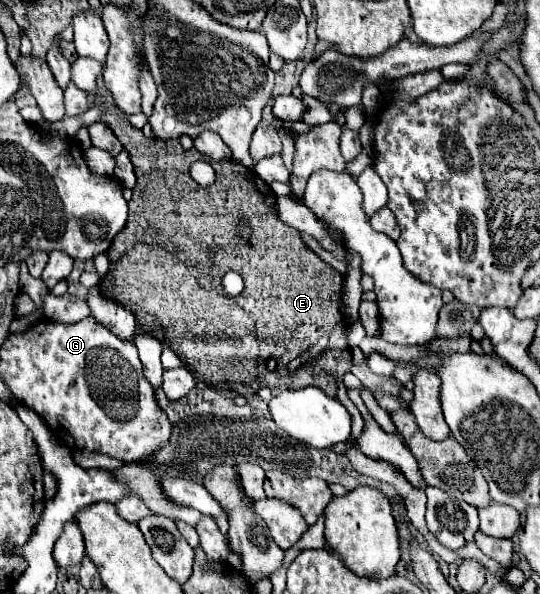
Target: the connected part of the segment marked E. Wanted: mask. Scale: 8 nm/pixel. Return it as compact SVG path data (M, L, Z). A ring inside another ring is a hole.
M98 80L98 96L94 100L106 106L102 122L114 130L124 150L128 150L138 178L134 196L130 200L128 222L106 252L110 268L98 284L100 292L110 300L120 302L120 306L126 306L126 310L136 316L140 330L154 334L154 338L160 338L162 344L176 350L176 356L192 372L198 386L210 386L234 394L242 394L242 390L258 392L260 388L298 390L318 386L330 398L336 398L336 382L342 380L352 366L352 354L346 342L350 326L340 310L344 276L326 266L312 250L304 246L300 232L278 218L276 206L270 202L276 200L276 194L264 180L258 178L258 174L254 174L254 170L240 166L234 160L216 162L200 154L196 148L184 150L178 140L146 138L142 130L124 120L124 112L112 104L102 80ZM196 160L204 160L216 170L216 182L212 186L198 186L190 178L188 170ZM240 218L246 218L252 224L254 234L250 242L240 242L236 238L236 224ZM230 270L238 272L244 280L244 290L236 296L222 288L222 278ZM324 335L330 338L326 350L322 350L308 364L288 370L290 360L308 351ZM268 358L278 360L278 370L266 368Z

